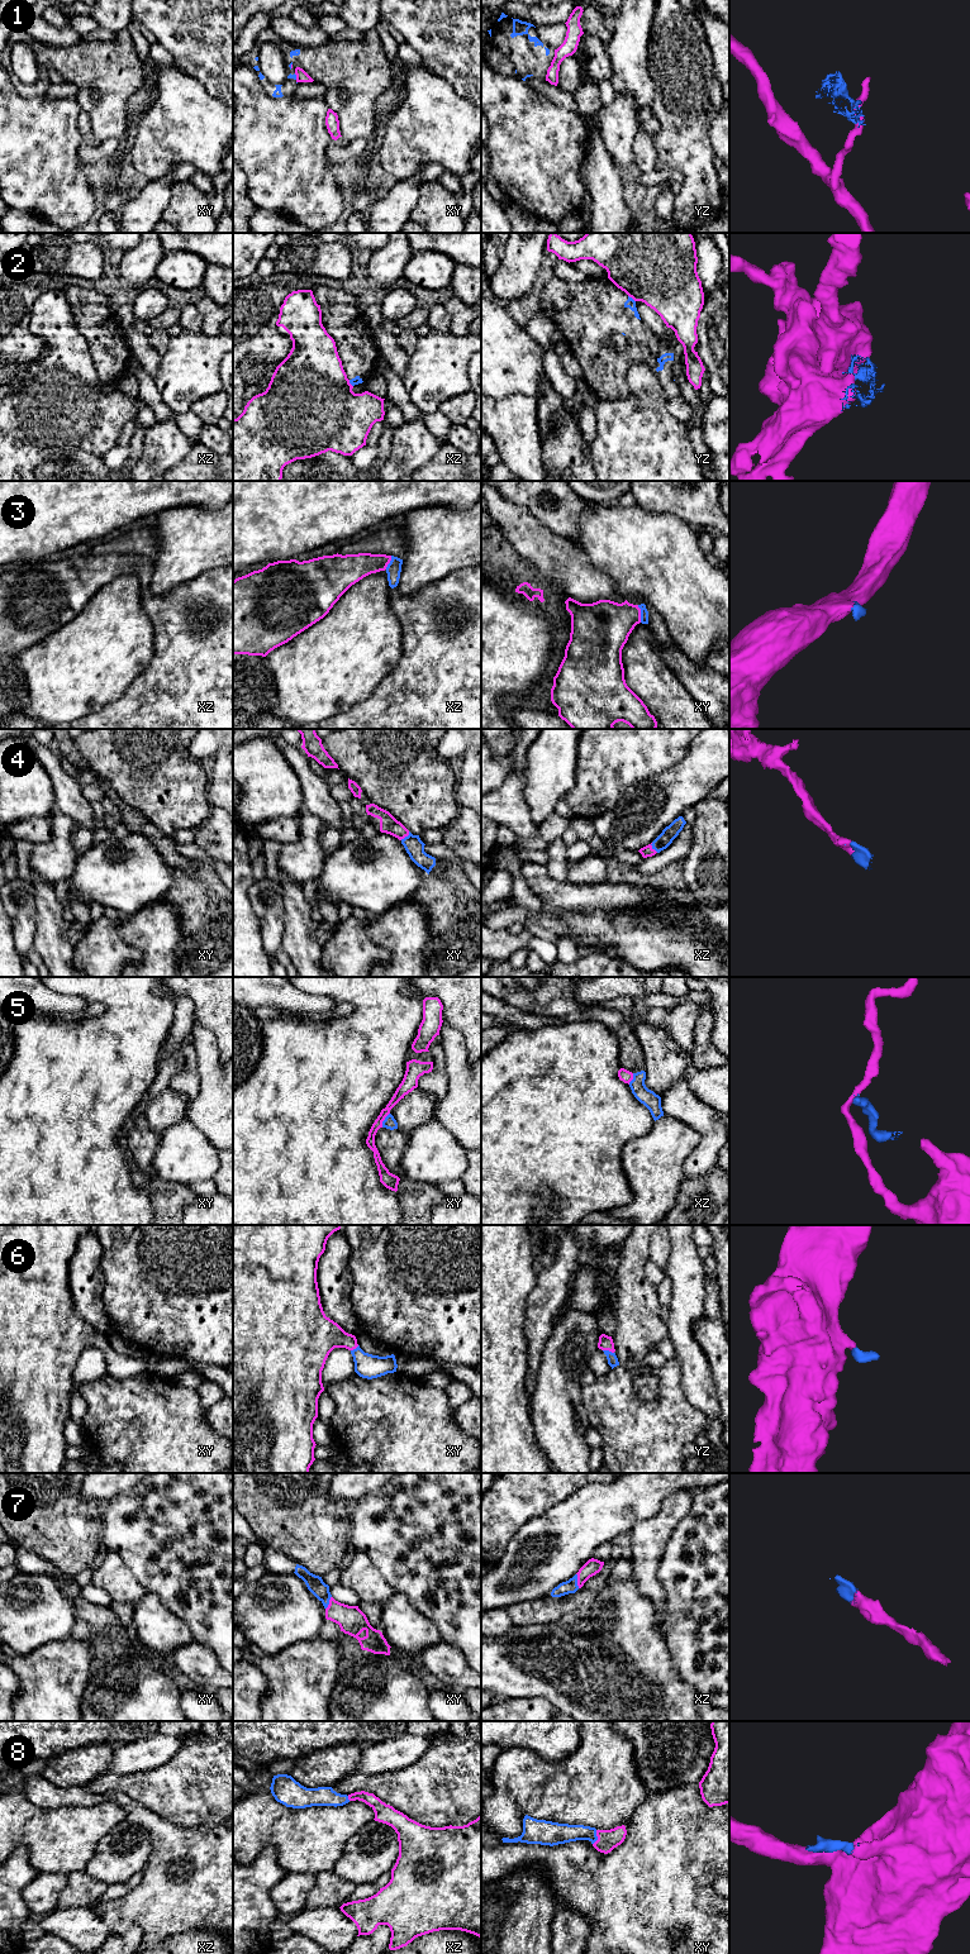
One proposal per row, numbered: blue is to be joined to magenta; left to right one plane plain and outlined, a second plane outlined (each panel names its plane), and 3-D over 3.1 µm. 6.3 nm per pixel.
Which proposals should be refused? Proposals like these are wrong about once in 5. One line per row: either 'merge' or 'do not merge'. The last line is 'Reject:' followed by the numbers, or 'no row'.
1: do not merge
2: do not merge
3: merge
4: merge
5: do not merge
6: merge
7: merge
8: merge
Reject: 1, 2, 5

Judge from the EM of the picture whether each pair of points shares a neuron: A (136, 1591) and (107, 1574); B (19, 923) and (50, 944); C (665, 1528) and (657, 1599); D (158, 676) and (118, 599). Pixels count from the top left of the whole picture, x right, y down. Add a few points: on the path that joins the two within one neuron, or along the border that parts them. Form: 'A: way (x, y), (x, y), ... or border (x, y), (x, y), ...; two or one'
A: way (128, 1590), (114, 1577); one
B: border (34, 904), (36, 935), (32, 947); two
C: way (648, 1545), (648, 1581); one
D: border (155, 630), (151, 662), (131, 682); two

